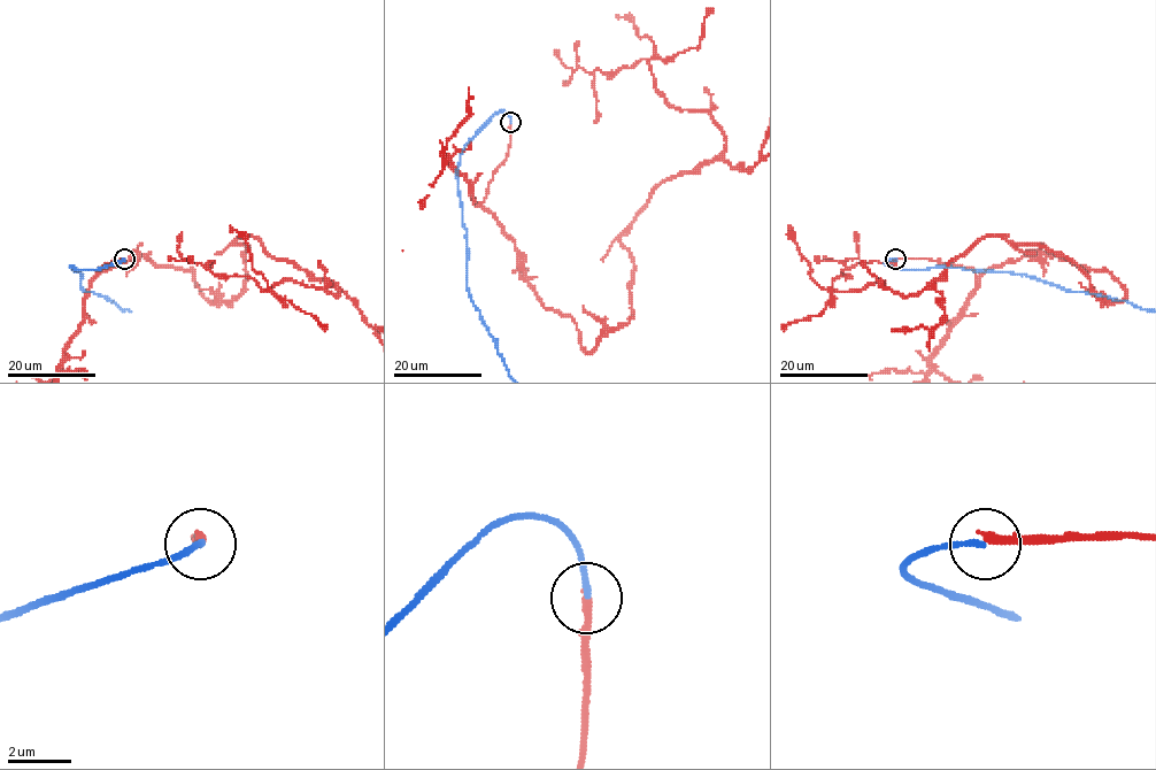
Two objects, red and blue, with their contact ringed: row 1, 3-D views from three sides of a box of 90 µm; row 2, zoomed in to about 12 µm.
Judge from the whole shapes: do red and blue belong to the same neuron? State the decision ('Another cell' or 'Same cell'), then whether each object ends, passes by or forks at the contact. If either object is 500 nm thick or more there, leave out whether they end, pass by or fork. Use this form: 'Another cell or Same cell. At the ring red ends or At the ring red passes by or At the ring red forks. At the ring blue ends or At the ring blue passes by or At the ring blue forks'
Another cell. At the ring red ends. At the ring blue ends

